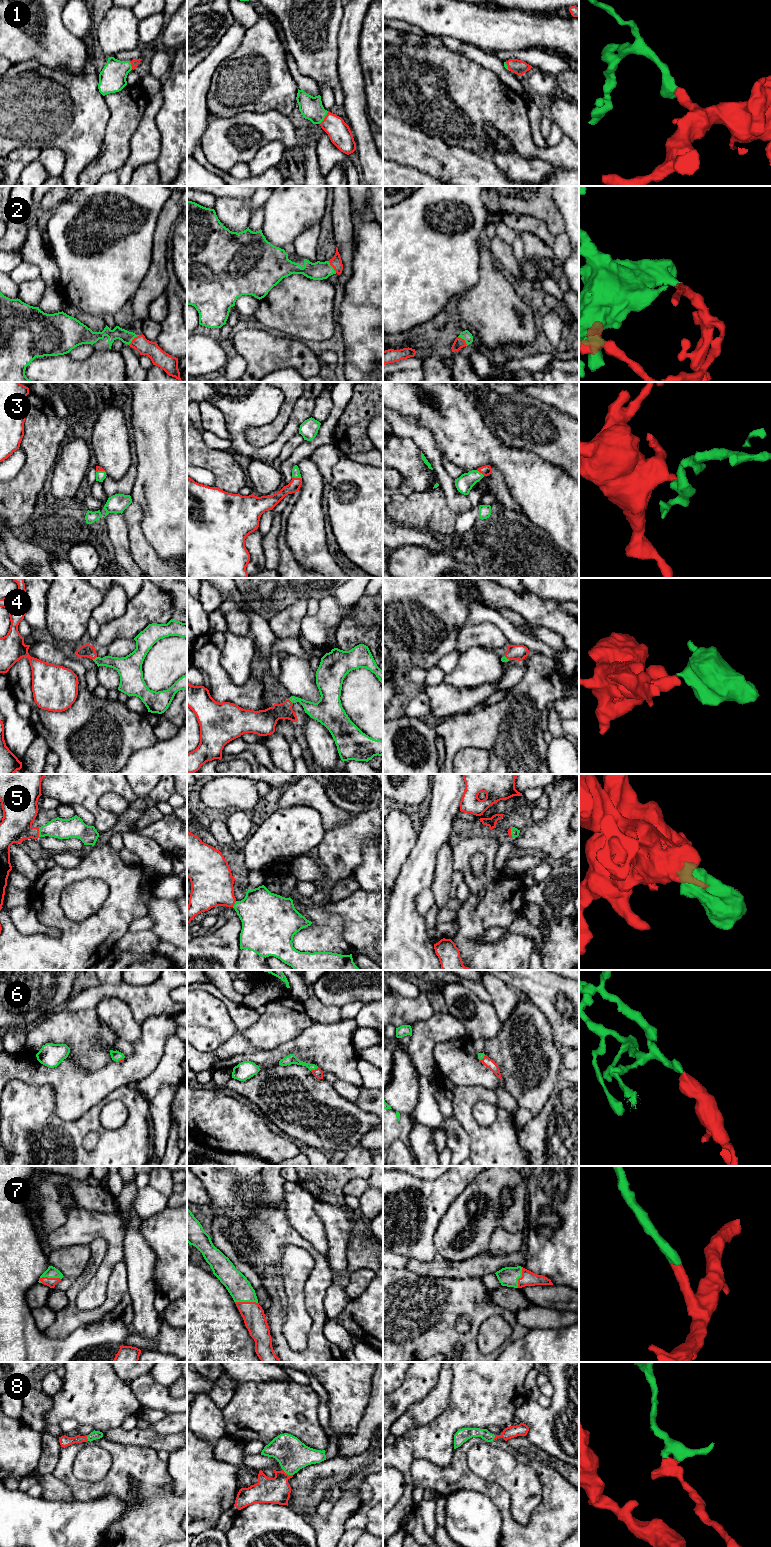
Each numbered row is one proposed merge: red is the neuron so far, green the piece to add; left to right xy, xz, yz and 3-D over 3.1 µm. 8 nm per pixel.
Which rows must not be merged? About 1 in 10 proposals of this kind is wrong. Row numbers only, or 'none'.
none

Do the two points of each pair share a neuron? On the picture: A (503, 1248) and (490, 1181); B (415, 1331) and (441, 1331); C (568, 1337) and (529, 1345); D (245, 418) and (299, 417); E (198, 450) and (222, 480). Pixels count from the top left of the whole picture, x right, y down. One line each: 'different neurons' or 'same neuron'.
A: different neurons
B: same neuron
C: same neuron
D: same neuron
E: same neuron

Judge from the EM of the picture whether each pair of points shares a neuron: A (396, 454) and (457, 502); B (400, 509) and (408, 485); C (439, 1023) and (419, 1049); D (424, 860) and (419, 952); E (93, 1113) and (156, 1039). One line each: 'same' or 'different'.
A: different
B: different
C: same
D: same
E: different

